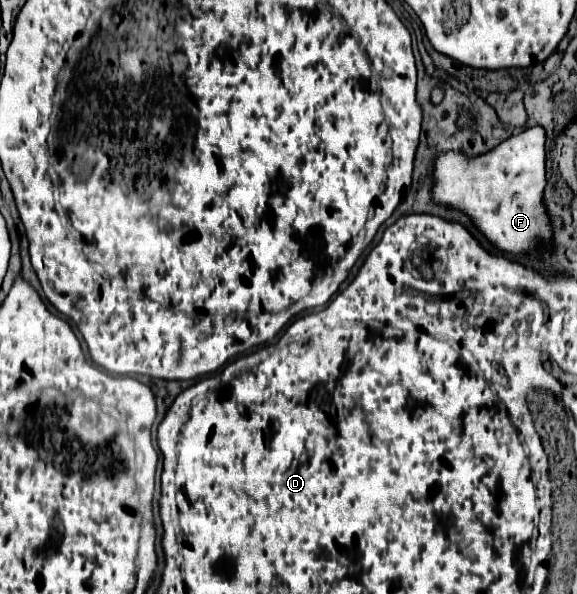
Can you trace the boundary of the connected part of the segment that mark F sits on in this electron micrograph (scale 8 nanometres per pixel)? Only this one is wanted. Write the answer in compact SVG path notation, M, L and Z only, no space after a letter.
M533 126L507 138L495 150L467 158L461 152L443 152L435 160L433 200L459 208L473 218L477 228L505 252L529 252L537 238L551 244L551 228L543 210L545 190L545 130Z

